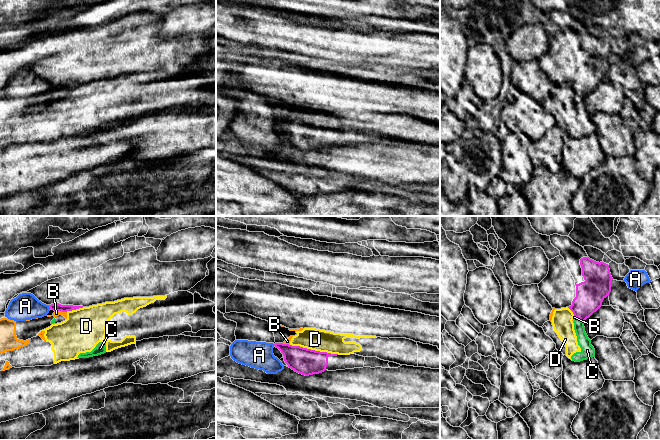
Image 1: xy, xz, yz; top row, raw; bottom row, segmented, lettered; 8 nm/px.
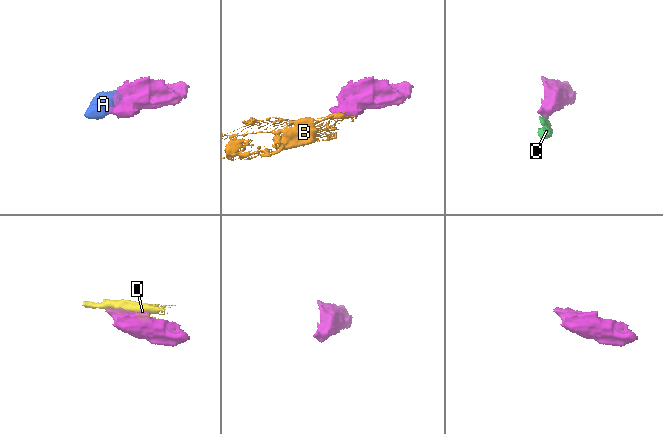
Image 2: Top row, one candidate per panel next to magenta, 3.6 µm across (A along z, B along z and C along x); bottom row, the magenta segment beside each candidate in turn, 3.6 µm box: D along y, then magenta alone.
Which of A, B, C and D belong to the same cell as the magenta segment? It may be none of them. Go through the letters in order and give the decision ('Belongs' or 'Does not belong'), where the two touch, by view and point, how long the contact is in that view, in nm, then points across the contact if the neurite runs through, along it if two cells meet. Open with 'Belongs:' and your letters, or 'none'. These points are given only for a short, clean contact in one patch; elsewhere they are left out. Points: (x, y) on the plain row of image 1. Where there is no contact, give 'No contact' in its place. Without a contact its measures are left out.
Belongs: none
A: Does not belong. Touches magenta at xy (49, 83). Shared border 40 nm
B: Does not belong. Touches magenta at xy (61, 86). Shared border 100 nm. Boundary: xy (55, 86), (66, 88)
C: Does not belong. Touches magenta at yz (580, 95). Shared border 70 nm. Boundary: yz (576, 93), (583, 97)
D: Does not belong. Touches magenta at xz (314, 126). Shared border 400 nm. Boundary: xz (290, 120), (338, 130)

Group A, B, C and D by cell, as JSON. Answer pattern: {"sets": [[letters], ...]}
{"sets": [["A"], ["B", "C", "D"]]}

